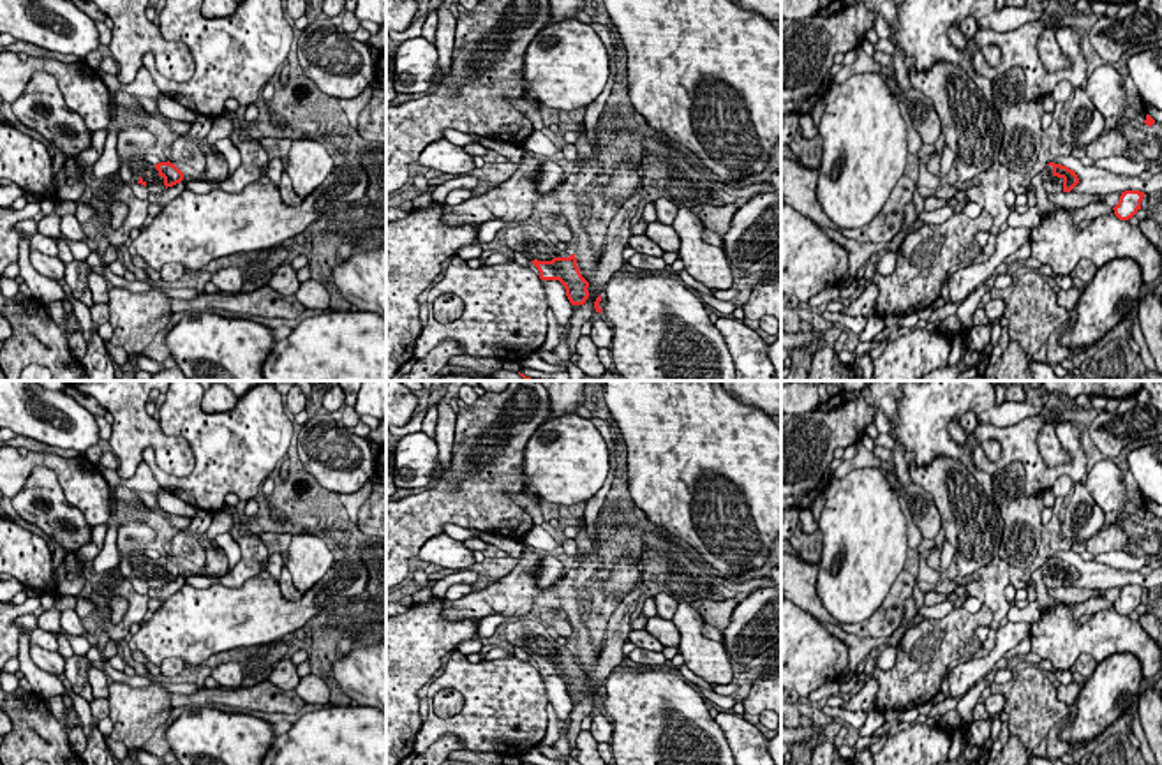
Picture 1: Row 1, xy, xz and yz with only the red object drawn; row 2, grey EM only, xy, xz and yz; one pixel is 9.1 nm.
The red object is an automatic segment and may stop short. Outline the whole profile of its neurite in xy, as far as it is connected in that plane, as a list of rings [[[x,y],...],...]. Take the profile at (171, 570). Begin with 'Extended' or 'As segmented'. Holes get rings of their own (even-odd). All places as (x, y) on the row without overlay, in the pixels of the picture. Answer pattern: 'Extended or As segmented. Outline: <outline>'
Extended. Outline: [[[145,555],[132,559],[132,573],[145,580],[150,589],[159,589],[183,575],[183,568],[168,557],[148,559]]]

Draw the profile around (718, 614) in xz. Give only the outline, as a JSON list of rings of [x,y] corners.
[[[726,598],[725,601],[705,599],[698,613],[707,626],[716,626],[723,631],[730,624],[735,606],[735,598]]]

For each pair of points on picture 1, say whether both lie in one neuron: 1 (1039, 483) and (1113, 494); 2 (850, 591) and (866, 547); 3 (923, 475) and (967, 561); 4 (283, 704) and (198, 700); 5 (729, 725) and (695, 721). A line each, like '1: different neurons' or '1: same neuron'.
1: different neurons
2: same neuron
3: same neuron
4: same neuron
5: different neurons

